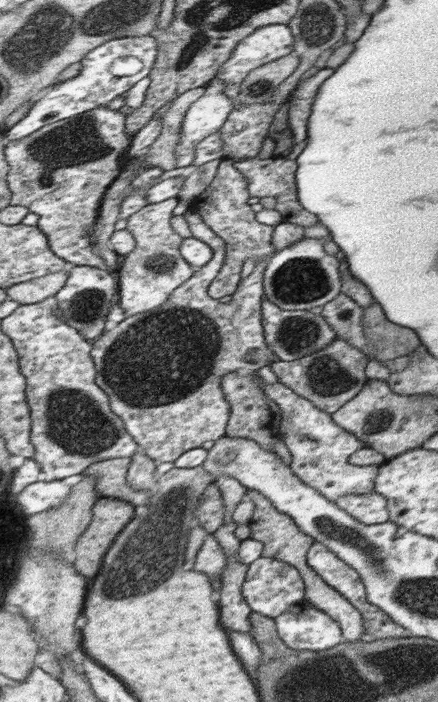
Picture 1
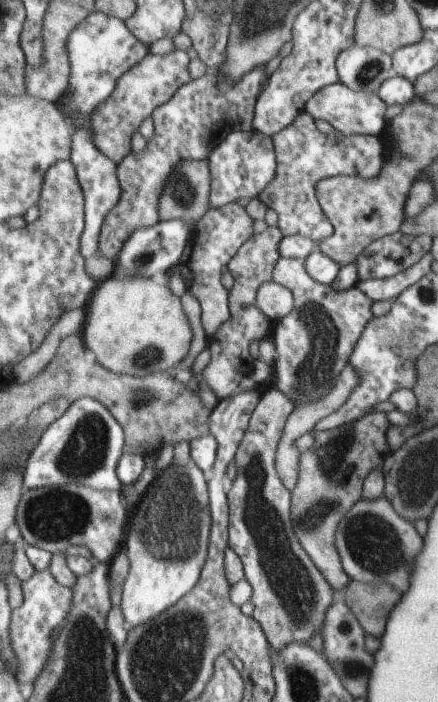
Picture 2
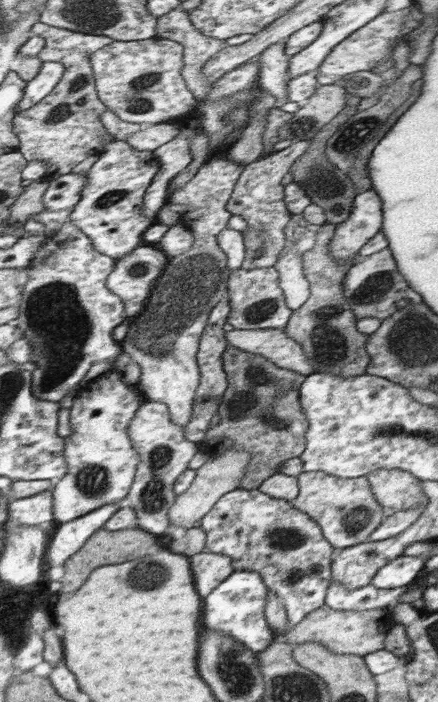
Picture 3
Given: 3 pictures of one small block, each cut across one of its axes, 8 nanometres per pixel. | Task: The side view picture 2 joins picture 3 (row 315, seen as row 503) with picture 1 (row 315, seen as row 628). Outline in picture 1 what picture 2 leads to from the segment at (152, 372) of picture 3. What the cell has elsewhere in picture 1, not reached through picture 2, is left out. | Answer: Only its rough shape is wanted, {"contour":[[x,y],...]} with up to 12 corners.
{"contour":[[179,198],[127,218],[119,270],[127,316],[163,308],[195,268],[173,226]]}

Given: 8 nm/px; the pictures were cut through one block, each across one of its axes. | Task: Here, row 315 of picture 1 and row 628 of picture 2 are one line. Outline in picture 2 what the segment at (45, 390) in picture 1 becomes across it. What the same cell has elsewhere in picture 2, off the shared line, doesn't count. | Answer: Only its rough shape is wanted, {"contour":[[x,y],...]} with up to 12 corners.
{"contour":[[51,574],[23,584],[13,608],[17,682],[35,680],[75,594]]}

